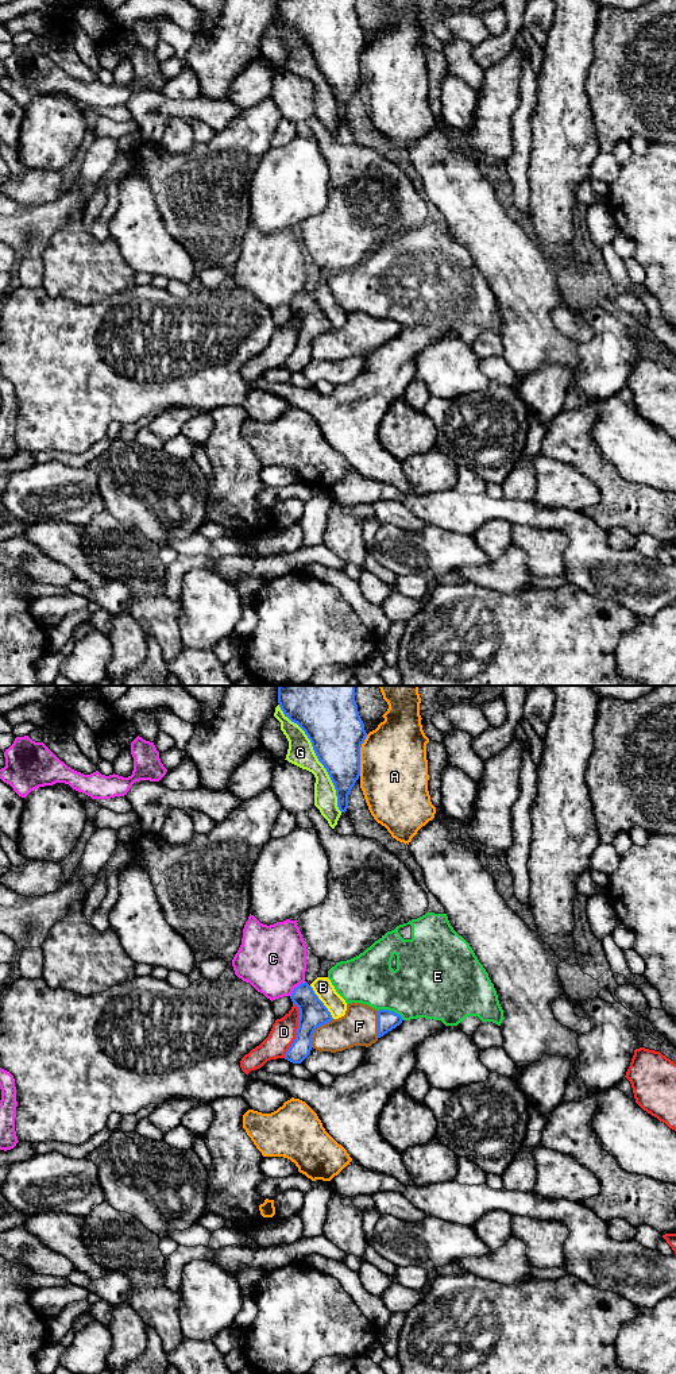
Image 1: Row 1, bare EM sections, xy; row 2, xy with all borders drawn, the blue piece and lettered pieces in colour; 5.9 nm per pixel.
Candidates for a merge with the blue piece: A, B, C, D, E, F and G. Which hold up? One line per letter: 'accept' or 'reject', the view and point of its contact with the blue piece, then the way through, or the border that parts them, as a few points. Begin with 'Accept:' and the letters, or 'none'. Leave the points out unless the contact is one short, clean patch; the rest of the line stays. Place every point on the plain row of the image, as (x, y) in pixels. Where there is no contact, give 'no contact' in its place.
Accept: F
A: reject | xy (359, 64)
B: reject | xy (321, 311)
C: reject | xy (296, 296) | along xy (305, 290), (300, 292), (290, 305)
D: reject | xy (297, 339)
E: reject | xy (391, 320)
F: accept | xy (315, 338)
G: reject | xy (317, 66)

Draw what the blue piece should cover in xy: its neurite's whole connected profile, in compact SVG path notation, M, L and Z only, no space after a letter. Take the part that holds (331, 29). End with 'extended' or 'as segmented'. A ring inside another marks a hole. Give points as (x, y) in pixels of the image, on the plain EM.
M278 0L285 26L297 32L312 51L318 70L327 78L341 121L348 117L348 104L360 85L360 57L367 42L359 24L355 0Z | as segmented

